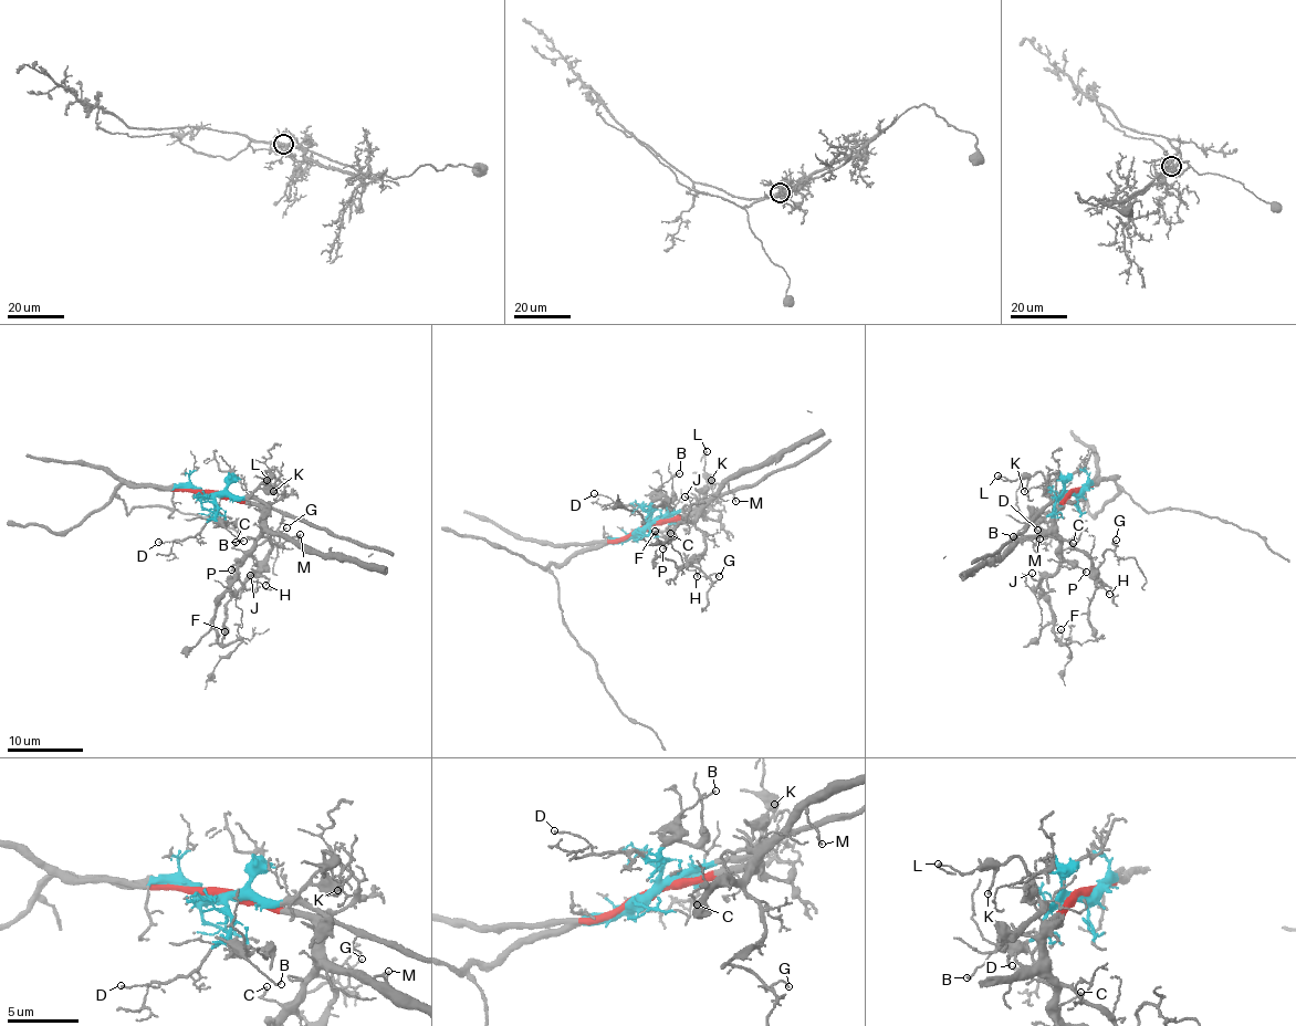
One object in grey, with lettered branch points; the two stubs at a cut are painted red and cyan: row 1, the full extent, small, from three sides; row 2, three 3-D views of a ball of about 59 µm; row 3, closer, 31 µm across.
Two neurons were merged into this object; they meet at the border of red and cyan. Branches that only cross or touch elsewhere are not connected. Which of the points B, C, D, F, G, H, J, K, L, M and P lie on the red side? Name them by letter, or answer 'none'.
C, F, G, H, J, M, P

